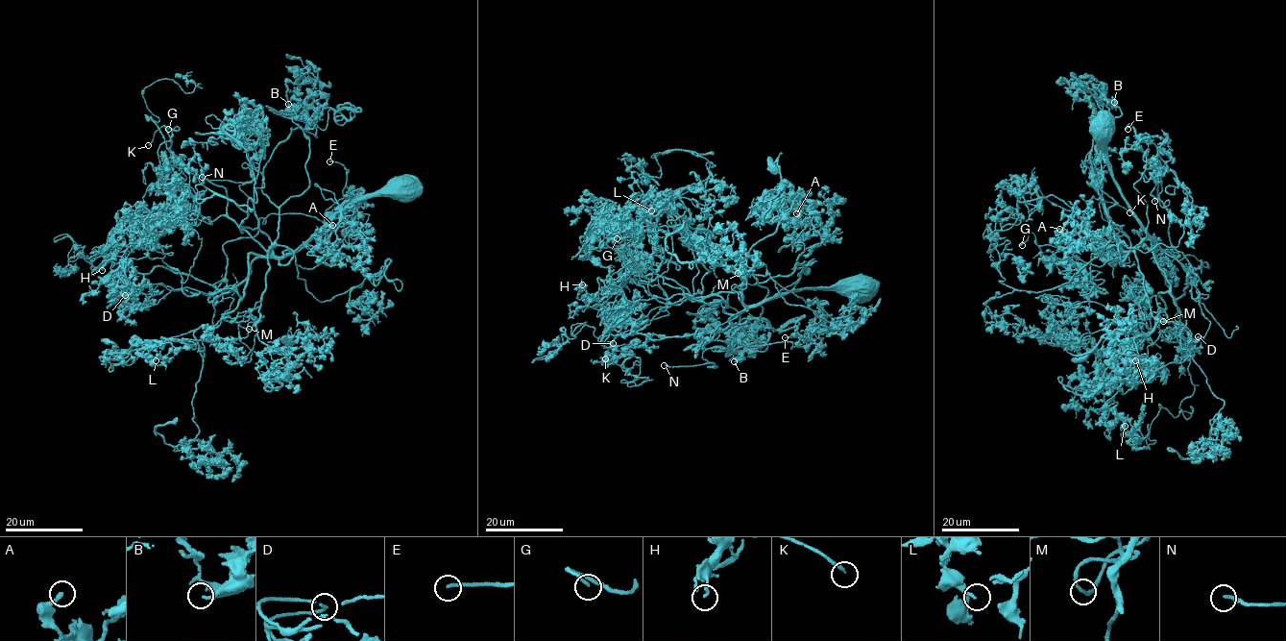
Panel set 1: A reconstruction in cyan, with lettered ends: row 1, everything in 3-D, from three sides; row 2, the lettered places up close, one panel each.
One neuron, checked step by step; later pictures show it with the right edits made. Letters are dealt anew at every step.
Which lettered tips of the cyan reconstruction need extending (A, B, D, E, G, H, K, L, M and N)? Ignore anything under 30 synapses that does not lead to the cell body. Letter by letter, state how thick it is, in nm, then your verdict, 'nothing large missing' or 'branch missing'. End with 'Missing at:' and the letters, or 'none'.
A: 240 nm | nothing large missing
B: 240 nm | nothing large missing
D: 80 nm | nothing large missing
E: 190 nm | nothing large missing
G: 170 nm | branch missing
H: 160 nm | nothing large missing
K: 150 nm | branch missing
L: 110 nm | nothing large missing
M: 160 nm | nothing large missing
N: 180 nm | branch missing
Missing at: G, K, N

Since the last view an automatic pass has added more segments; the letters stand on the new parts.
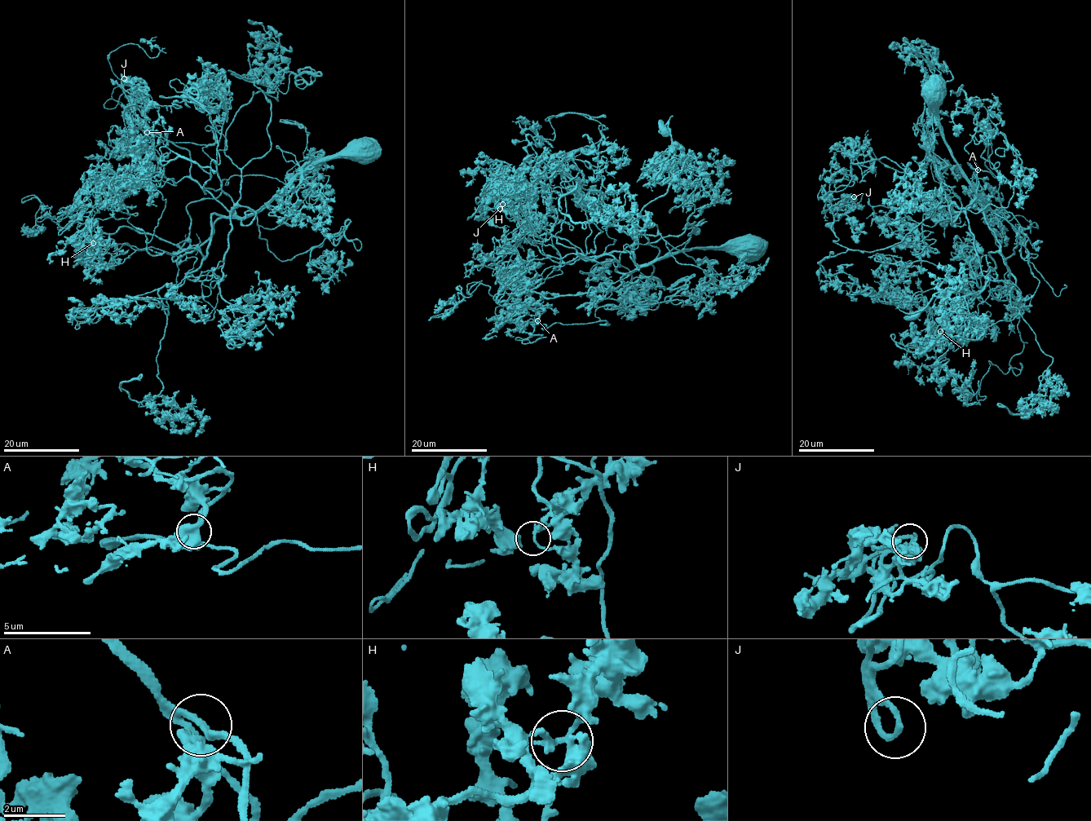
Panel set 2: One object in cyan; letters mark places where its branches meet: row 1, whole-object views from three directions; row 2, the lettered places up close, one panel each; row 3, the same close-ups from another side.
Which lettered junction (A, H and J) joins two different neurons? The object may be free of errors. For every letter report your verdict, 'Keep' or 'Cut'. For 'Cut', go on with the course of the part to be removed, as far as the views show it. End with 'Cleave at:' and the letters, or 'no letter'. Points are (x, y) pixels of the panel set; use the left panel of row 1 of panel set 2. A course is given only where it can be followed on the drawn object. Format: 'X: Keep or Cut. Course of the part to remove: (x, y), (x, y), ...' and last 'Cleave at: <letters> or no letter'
A: Keep
H: Keep
J: Keep
Cleave at: no letter

